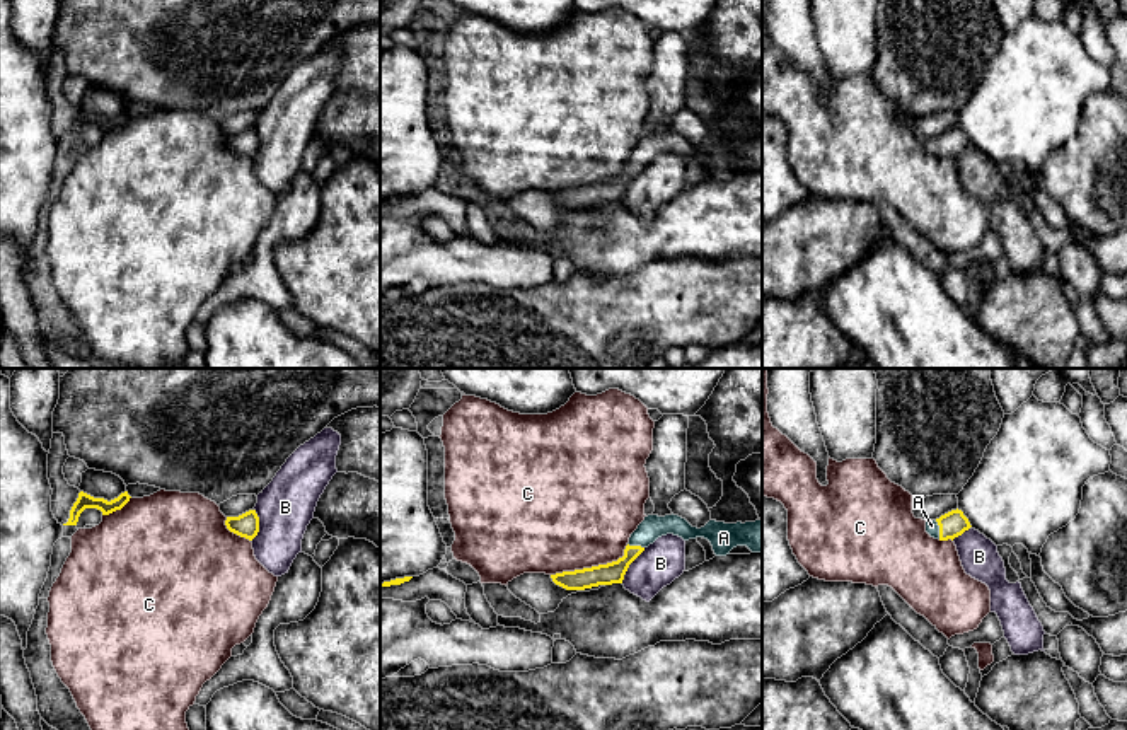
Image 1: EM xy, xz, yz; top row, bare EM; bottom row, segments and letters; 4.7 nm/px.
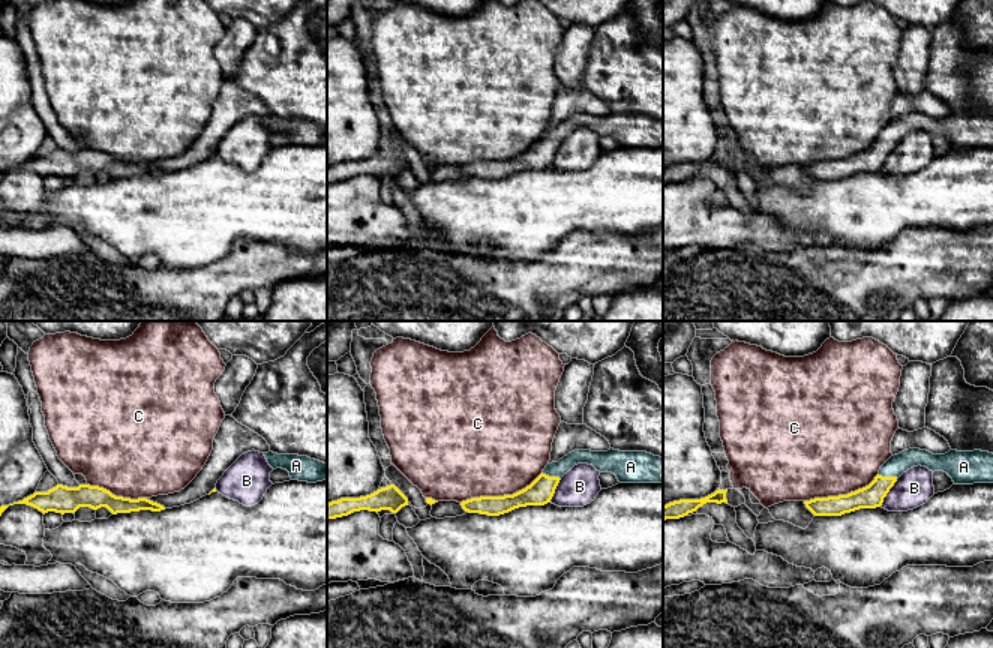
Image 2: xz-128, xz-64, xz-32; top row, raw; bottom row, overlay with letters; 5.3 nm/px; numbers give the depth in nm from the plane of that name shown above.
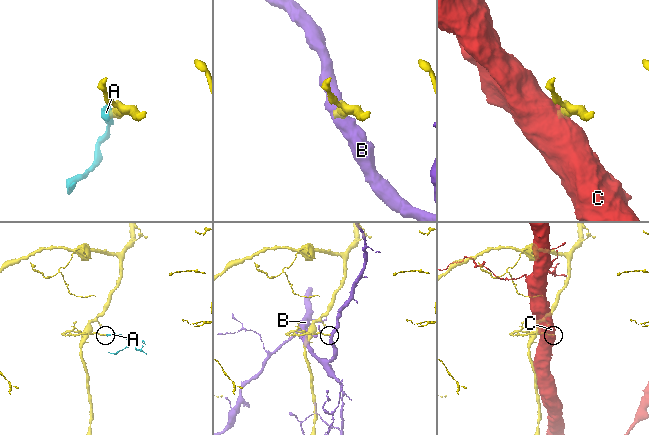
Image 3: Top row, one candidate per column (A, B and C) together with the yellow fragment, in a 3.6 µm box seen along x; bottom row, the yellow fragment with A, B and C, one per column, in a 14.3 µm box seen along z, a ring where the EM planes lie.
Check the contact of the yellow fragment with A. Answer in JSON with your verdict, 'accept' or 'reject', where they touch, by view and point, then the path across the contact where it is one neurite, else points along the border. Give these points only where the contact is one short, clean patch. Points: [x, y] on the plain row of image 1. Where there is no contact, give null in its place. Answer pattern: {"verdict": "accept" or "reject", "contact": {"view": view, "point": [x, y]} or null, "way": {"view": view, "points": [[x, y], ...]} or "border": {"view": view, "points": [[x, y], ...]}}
{"verdict": "accept", "contact": {"view": "yz", "point": [940, 147]}, "way": {"view": "yz", "points": [[952, 142], [940, 147], [931, 144]]}}

